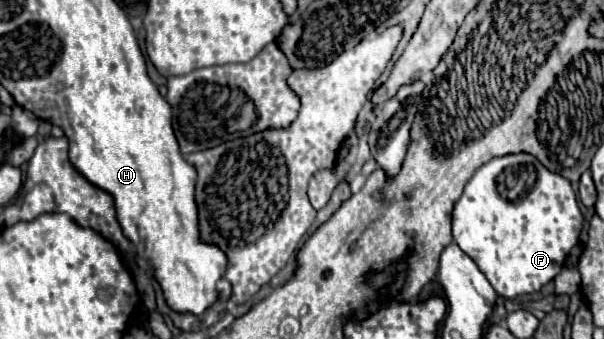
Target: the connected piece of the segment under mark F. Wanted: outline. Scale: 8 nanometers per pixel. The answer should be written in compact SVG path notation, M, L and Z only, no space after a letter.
M526 153L496 157L486 165L482 165L464 187L464 193L456 201L452 211L454 243L468 257L472 257L476 265L480 265L494 291L508 299L536 293L546 283L550 283L562 271L570 249L578 243L582 225L584 225L584 217L578 207L576 193L570 181L544 169L544 165L540 165L536 157Z

